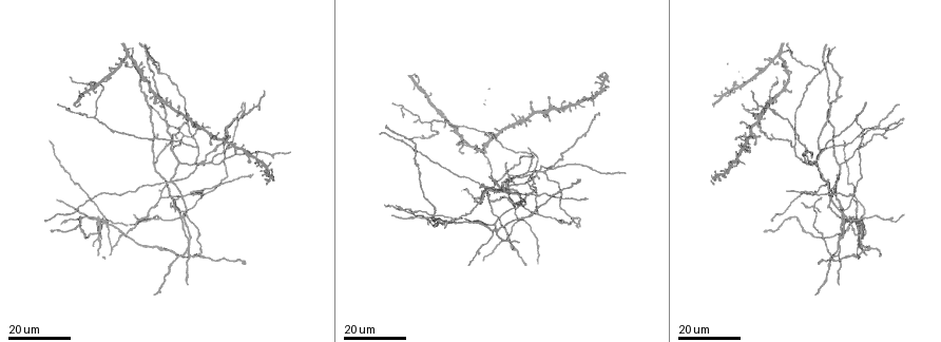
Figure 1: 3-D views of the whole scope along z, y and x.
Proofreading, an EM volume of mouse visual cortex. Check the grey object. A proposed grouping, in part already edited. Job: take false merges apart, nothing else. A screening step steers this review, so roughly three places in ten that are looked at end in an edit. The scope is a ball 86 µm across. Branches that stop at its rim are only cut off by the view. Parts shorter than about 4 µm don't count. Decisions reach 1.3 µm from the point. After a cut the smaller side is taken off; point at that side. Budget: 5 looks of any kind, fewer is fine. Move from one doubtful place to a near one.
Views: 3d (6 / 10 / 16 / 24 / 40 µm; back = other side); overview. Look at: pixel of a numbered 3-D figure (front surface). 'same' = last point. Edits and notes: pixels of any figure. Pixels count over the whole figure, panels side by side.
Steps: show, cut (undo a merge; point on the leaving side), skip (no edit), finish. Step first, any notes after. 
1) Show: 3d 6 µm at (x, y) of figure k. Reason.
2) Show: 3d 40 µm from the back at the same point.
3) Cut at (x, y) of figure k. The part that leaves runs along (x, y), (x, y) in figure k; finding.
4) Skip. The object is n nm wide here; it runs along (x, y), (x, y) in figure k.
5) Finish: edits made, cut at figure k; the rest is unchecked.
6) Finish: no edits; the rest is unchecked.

Show: 3d 16 µm at (173, 204) of figure 1. Four-way junction.

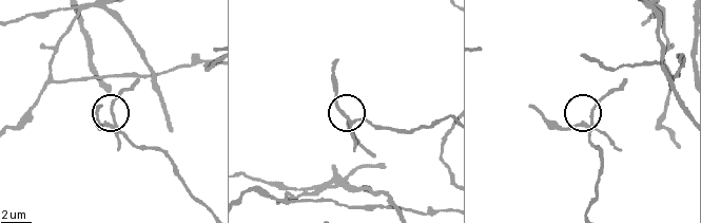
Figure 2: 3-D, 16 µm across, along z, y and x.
Show: 3d 6 µm at (583, 123) of figure 2.

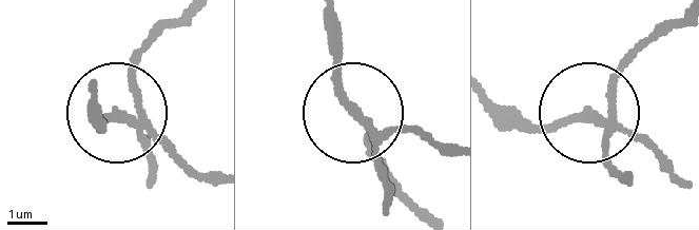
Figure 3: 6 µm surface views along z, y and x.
Cut at (150, 161) of figure 3. The part that leaves runs along (609, 128), (573, 118), (522, 128), (491, 108) in figure 3; a second neuron is stuck on.

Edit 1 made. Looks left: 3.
Show: overview.

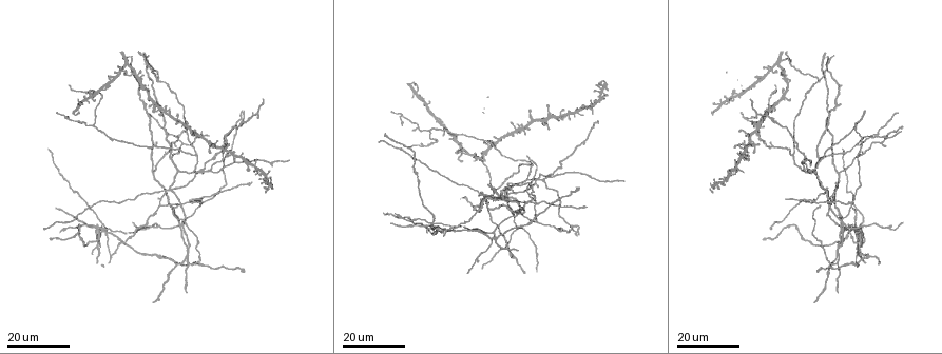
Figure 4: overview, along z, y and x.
Show: 3d 16 µm at (185, 144) of figure 4. Three arms meet.

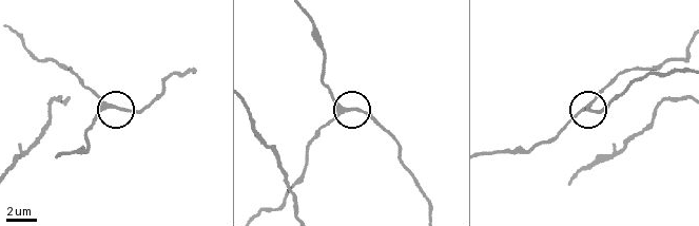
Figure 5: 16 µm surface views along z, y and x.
Show: 3d 10 µm at (109, 107) of figure 5.

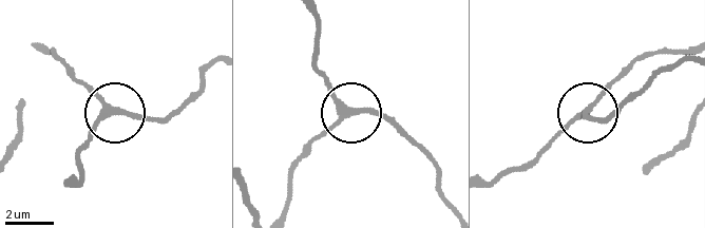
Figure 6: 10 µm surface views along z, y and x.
Skip. The side arm is 19 µm long; it runs along (311, 13), (323, 79), (354, 108), (383, 113), (405, 132) in figure 6; continuous, no second neuron.

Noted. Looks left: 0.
Finish: edits made, cut at figure 3; the rest is unchecked.

